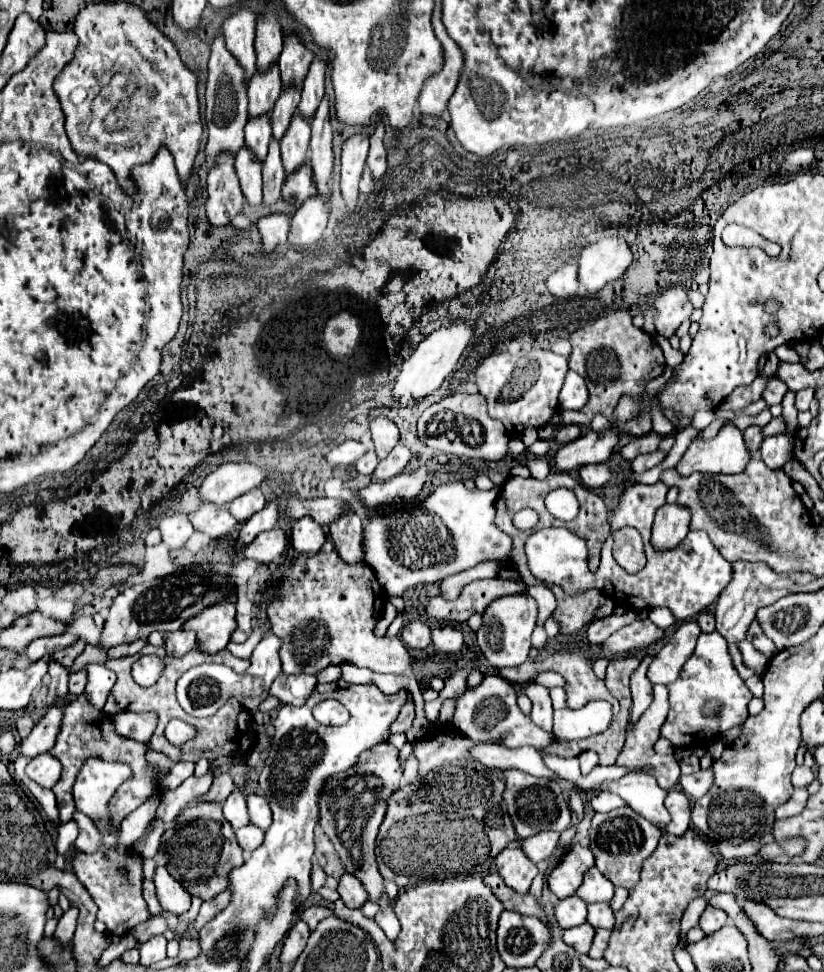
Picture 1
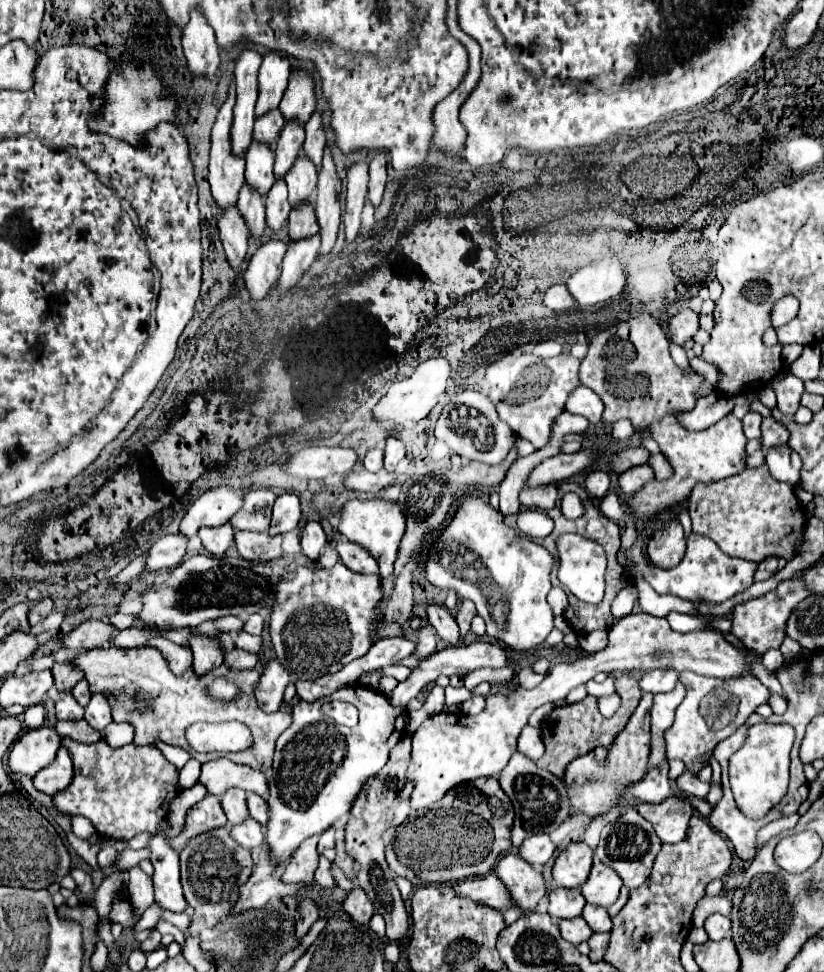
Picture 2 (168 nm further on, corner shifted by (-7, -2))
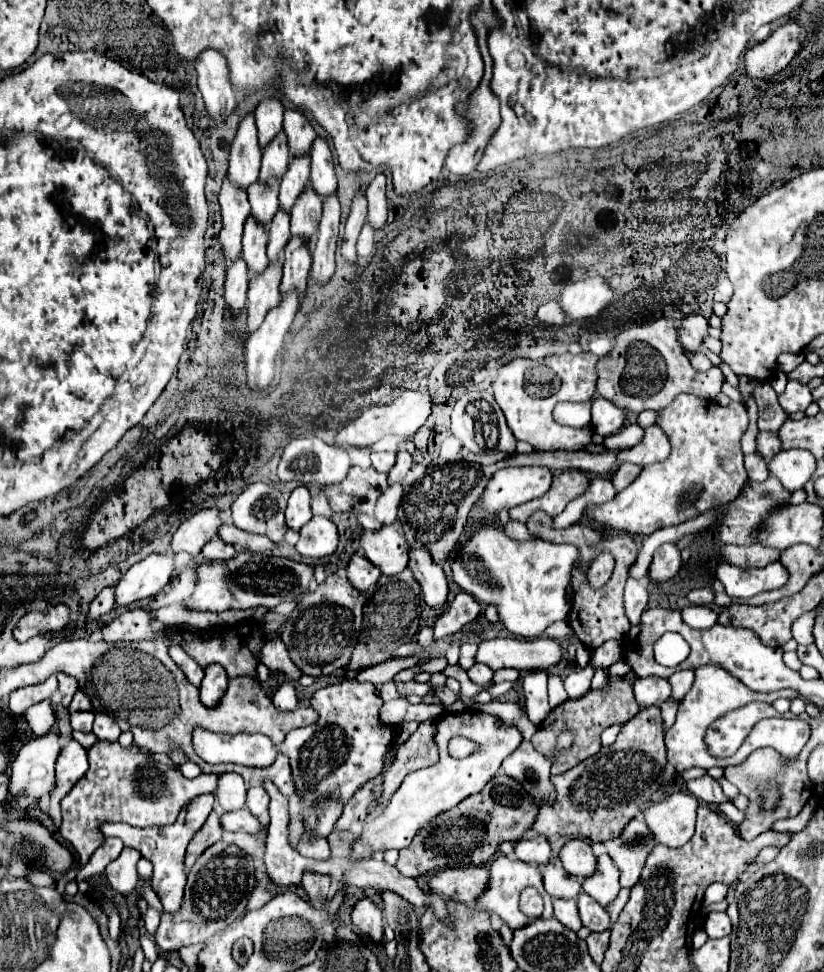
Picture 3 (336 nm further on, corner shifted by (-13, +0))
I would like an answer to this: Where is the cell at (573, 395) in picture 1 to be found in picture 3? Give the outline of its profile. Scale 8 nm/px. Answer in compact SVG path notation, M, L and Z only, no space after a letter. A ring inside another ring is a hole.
M598 398L592 404L592 428L600 436L616 434L628 420L628 412L606 398Z

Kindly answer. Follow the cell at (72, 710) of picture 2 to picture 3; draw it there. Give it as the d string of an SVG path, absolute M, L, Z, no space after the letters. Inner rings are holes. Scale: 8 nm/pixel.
M72 712L70 722L74 730L80 732L92 732L92 722L94 722L94 712Z

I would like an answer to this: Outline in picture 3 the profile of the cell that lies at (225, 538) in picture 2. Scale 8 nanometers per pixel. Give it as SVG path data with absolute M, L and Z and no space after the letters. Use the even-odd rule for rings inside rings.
M214 538L202 548L202 556L208 562L224 562L224 560L230 560L236 556L236 548L232 544L230 546L222 544L222 540Z

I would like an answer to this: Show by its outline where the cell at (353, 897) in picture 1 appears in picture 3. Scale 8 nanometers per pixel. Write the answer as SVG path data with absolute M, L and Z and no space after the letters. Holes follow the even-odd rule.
M360 900L352 910L352 924L358 932L370 936L376 944L384 942L384 928L382 928L382 910L370 900Z

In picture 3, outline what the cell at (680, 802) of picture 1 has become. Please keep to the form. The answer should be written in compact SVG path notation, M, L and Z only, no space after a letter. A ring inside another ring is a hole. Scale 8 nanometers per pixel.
M672 794L666 800L644 810L648 828L658 844L680 848L694 834L698 800L690 794Z

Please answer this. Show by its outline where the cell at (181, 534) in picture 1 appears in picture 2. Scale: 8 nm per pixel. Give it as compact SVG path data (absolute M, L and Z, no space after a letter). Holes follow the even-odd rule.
M166 534L158 542L152 544L150 548L150 558L146 562L144 572L150 570L162 570L162 568L176 568L186 554L188 538L178 534Z

